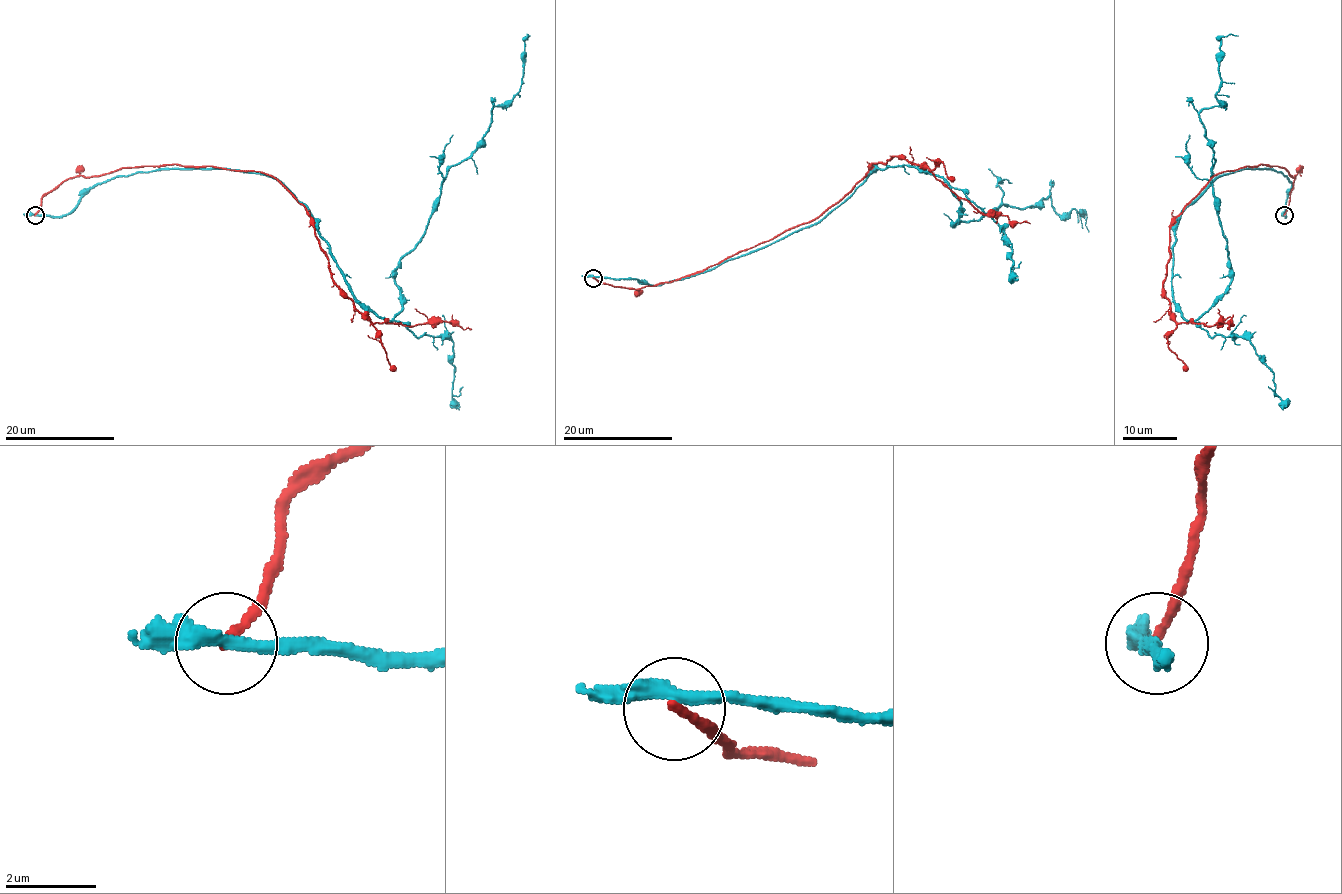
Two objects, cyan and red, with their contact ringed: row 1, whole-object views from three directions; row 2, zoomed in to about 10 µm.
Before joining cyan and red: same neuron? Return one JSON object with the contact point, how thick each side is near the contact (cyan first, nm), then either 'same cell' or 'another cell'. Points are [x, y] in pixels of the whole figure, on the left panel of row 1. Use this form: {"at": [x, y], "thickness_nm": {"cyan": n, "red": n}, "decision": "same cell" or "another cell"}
{"at": [35, 215], "thickness_nm": {"cyan": 300, "red": 200}, "decision": "another cell"}

